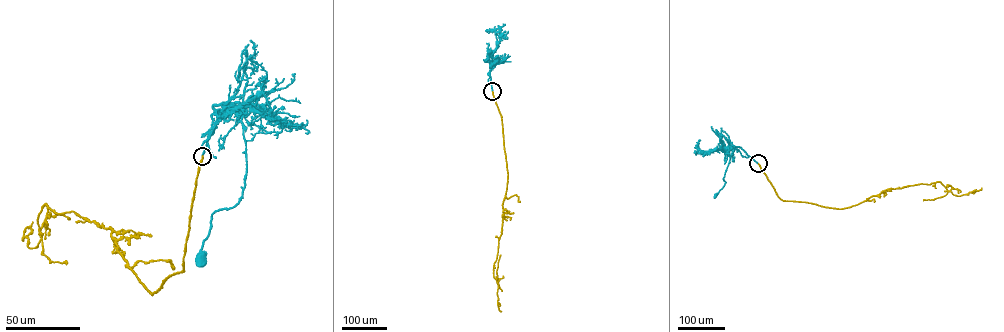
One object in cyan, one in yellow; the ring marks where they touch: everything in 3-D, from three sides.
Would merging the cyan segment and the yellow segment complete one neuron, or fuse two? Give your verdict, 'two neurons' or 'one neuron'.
one neuron

